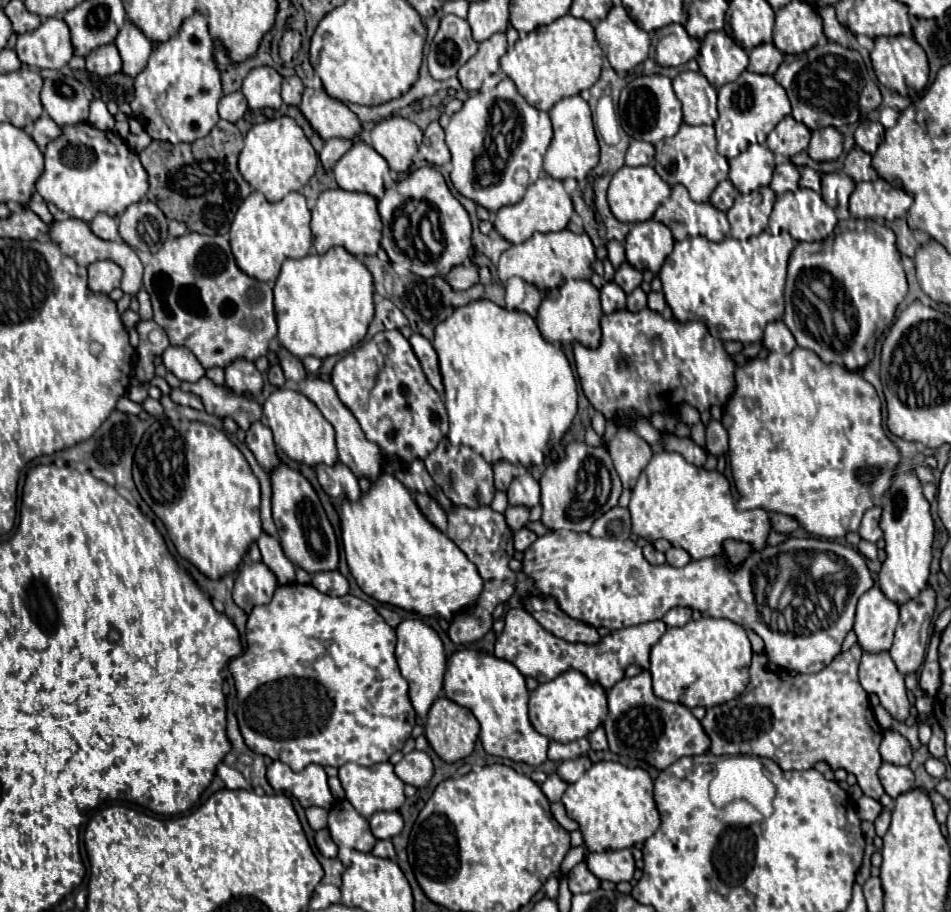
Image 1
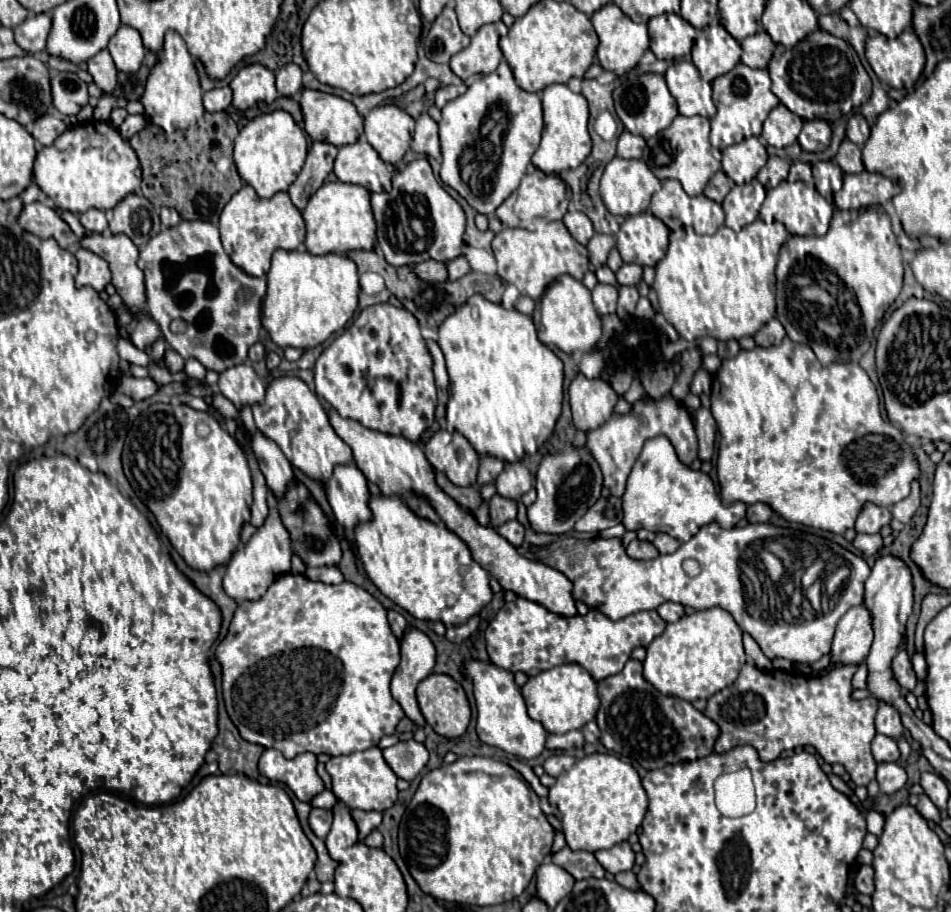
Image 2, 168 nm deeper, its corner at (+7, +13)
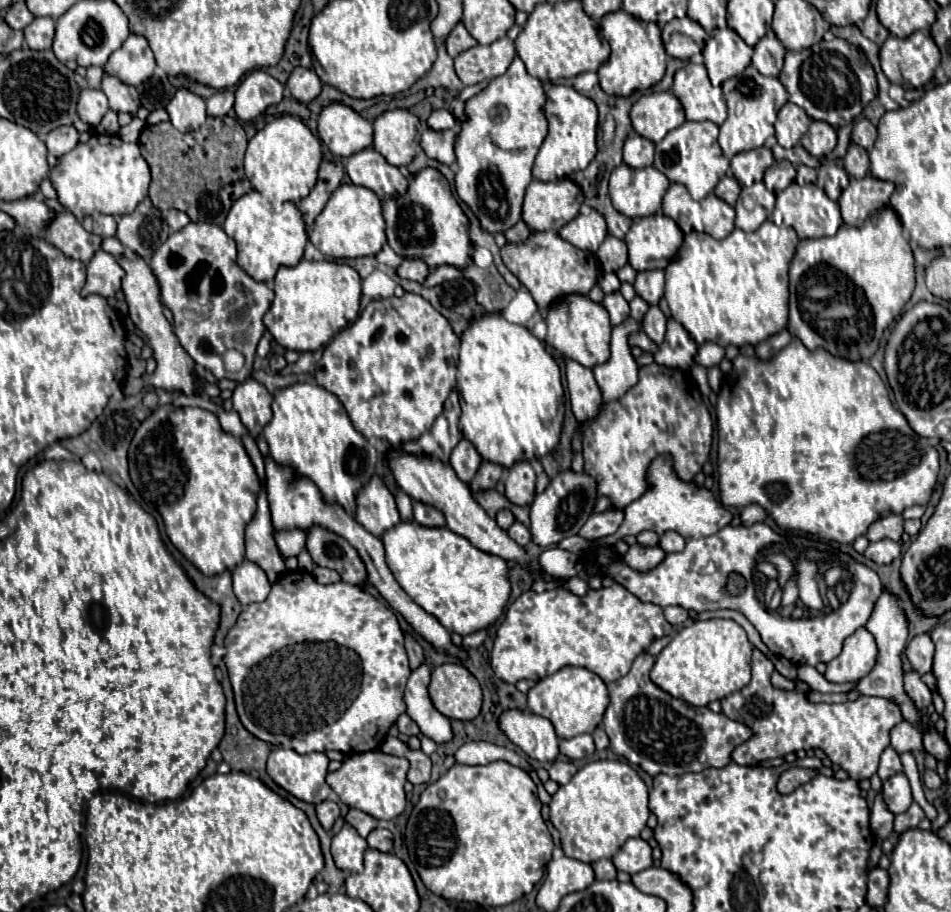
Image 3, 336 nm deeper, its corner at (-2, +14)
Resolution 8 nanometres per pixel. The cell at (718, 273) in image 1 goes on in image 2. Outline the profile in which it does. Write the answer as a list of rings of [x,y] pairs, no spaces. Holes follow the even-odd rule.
[[[762,219],[739,233],[728,227],[720,227],[714,235],[698,235],[688,227],[672,231],[668,251],[656,263],[654,279],[662,315],[686,341],[698,337],[726,341],[754,335],[776,313],[774,269],[786,237],[788,231],[782,223],[770,227]]]

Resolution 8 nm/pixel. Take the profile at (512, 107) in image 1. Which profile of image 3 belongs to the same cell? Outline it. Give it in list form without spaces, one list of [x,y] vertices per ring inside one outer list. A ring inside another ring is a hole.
[[[515,56],[515,60],[511,62],[509,70],[503,76],[493,78],[481,94],[477,94],[465,104],[467,120],[461,122],[461,132],[455,146],[455,154],[457,154],[455,188],[457,188],[457,196],[479,218],[479,224],[485,232],[499,234],[513,228],[521,220],[523,194],[529,182],[533,180],[531,166],[543,138],[547,136],[547,120],[543,116],[543,104],[545,104],[543,84],[537,78],[527,74],[525,64],[521,62],[519,56]]]

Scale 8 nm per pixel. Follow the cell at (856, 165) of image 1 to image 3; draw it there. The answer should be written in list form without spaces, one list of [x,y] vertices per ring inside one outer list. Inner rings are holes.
[[[851,144],[843,158],[843,164],[845,164],[845,170],[849,176],[863,178],[869,174],[869,152],[857,144]]]

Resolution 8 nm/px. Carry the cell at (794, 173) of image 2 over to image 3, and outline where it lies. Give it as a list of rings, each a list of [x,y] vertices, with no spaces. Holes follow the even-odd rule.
[[[797,166],[797,178],[795,178],[795,182],[797,182],[799,186],[809,184],[809,182],[815,182],[815,180],[817,180],[815,168],[809,168],[809,166]]]

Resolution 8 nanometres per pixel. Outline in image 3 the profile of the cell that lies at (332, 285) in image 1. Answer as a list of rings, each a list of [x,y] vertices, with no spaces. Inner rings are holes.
[[[301,260],[295,268],[281,266],[275,274],[275,298],[263,316],[265,328],[277,344],[295,352],[315,352],[323,348],[333,334],[343,330],[359,314],[361,278],[359,274],[339,262]]]

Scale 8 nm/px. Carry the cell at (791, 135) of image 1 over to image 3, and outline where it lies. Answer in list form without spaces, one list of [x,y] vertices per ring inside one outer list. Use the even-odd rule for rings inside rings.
[[[787,102],[779,110],[779,116],[775,122],[775,136],[783,148],[793,148],[807,132],[809,124],[811,124],[811,118],[805,114],[805,110]]]

